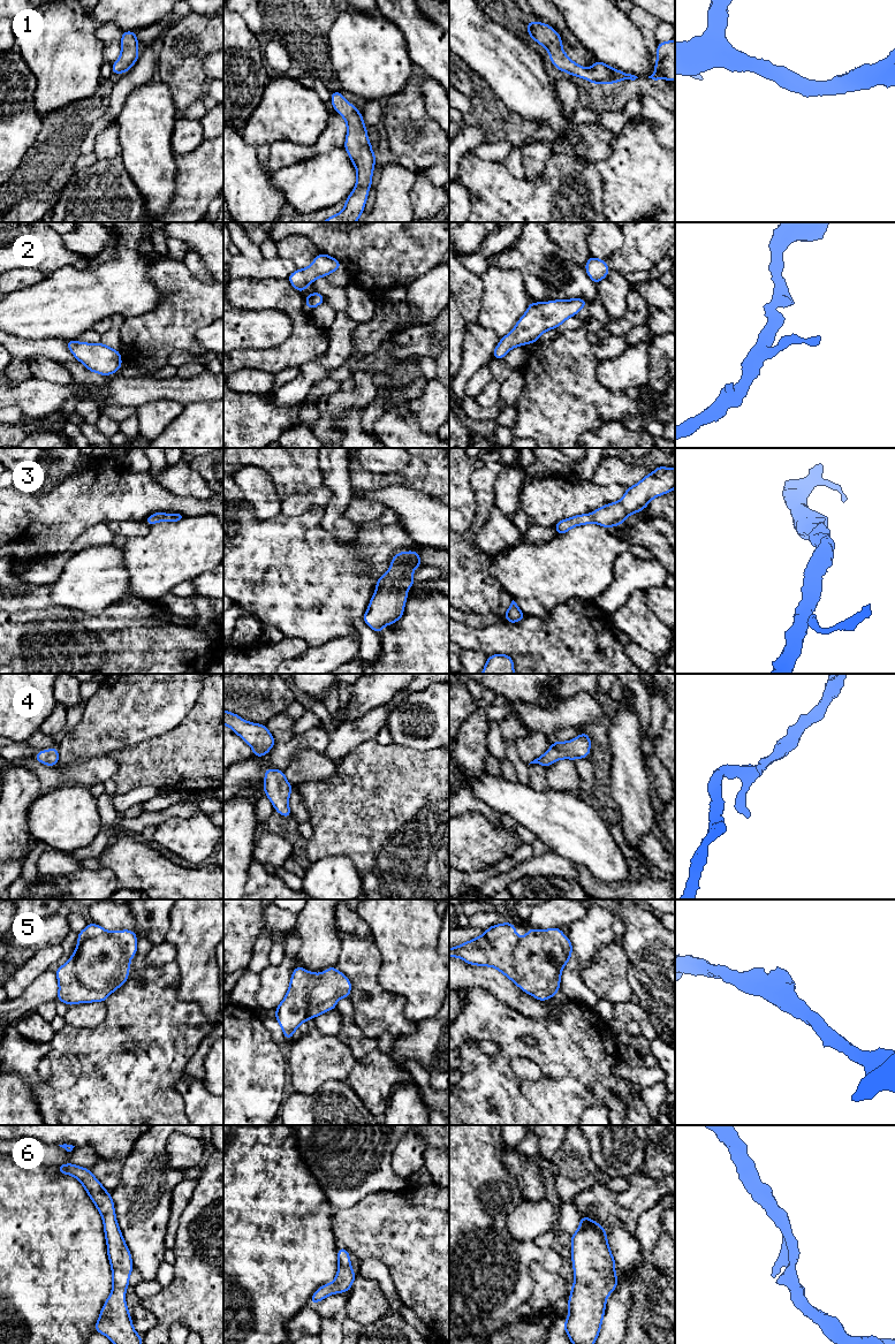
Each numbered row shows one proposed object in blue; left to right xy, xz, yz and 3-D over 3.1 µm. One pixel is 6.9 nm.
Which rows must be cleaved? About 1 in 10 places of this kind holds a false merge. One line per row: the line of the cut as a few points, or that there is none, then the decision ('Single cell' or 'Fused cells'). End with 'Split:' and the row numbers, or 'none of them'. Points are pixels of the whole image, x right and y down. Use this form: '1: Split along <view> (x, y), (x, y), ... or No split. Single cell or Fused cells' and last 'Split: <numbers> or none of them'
1: No split. Single cell
2: No split. Single cell
3: No split. Single cell
4: No split. Single cell
5: No split. Single cell
6: No split. Single cell
Split: none of them

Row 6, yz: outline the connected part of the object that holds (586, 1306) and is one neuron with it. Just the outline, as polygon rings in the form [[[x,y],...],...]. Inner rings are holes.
[[[581,1216],[577,1231],[570,1237],[575,1281],[568,1300],[569,1314],[563,1329],[572,1344],[594,1344],[600,1334],[607,1297],[617,1288],[615,1260],[606,1230],[589,1216]]]

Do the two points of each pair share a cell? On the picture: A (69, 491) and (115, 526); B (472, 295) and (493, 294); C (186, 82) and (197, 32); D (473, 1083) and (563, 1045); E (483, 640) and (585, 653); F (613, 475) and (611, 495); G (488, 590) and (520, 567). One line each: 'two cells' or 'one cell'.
A: two cells
B: two cells
C: one cell
D: one cell
E: one cell
F: two cells
G: two cells

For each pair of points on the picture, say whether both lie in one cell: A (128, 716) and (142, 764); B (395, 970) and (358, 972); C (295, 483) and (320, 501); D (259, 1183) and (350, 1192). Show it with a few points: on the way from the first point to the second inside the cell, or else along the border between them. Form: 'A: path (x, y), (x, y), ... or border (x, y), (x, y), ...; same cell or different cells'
A: border (161, 734), (129, 746), (115, 749), (111, 753); different cells
B: border (374, 944), (380, 955), (378, 982), (394, 993); different cells
C: border (323, 485), (301, 494), (287, 495), (282, 500); different cells
D: border (306, 1166), (334, 1210); different cells

